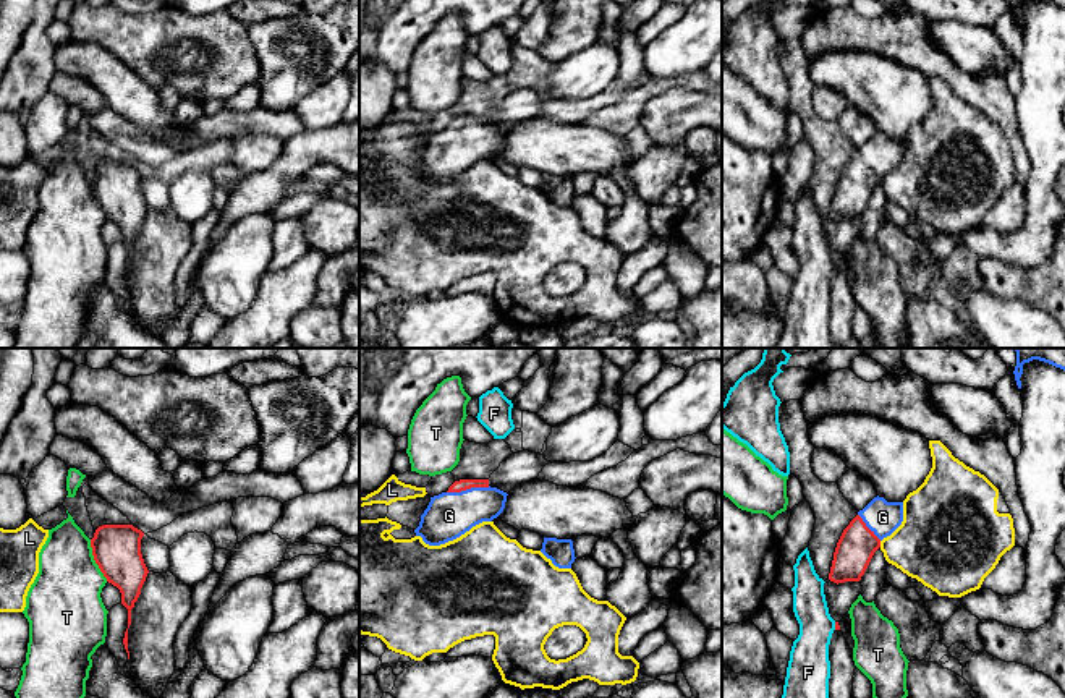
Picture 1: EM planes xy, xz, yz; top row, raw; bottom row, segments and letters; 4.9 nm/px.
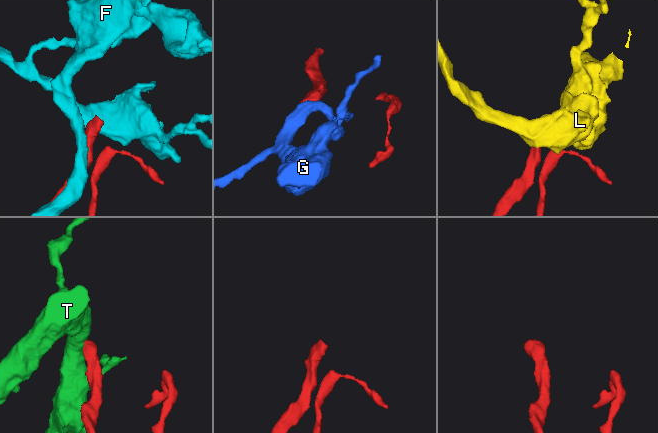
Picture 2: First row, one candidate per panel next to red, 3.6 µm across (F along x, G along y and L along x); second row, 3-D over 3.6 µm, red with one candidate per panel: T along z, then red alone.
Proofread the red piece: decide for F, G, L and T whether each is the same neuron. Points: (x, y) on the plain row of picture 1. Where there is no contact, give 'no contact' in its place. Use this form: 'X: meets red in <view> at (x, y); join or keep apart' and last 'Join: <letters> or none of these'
F: meets red in yz at (835, 263); keep apart
G: meets red in xz at (468, 125); join
L: meets red in yz at (879, 182); keep apart
T: meets red in xy at (94, 196); keep apart
Join: G

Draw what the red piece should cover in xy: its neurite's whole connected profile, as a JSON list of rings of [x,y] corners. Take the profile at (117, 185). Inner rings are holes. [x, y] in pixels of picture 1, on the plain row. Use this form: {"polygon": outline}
{"polygon": [[[102,162],[91,177],[95,201],[107,219],[121,230],[121,241],[128,246],[128,266],[131,246],[149,211],[141,191],[142,173],[133,162]]]}

